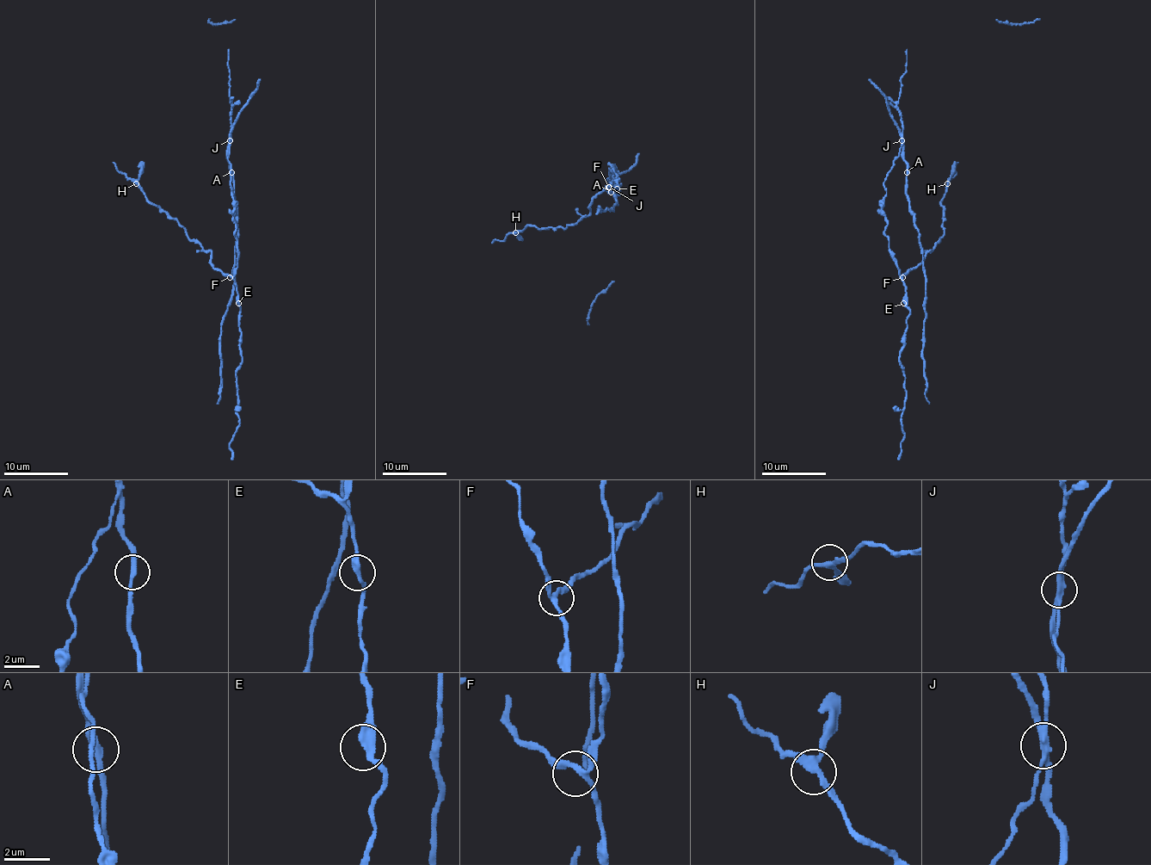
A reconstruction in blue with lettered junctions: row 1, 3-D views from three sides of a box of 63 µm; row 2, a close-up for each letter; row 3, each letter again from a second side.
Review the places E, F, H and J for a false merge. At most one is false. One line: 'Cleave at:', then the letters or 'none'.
Cleave at: J

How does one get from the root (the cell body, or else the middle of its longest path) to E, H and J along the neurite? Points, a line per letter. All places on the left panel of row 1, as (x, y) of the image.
E: (231, 188), (235, 237), (238, 242), (238, 261), (233, 279), (238, 303)
H: (231, 188), (238, 261), (235, 272), (225, 275), (211, 261), (211, 251), (191, 240), (136, 183)
J: (231, 188), (228, 159), (230, 140)

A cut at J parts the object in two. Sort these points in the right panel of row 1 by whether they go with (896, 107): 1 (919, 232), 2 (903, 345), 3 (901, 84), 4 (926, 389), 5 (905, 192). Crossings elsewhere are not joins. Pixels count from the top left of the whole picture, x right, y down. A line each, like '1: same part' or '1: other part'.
1: other part
2: same part
3: same part
4: other part
5: other part

